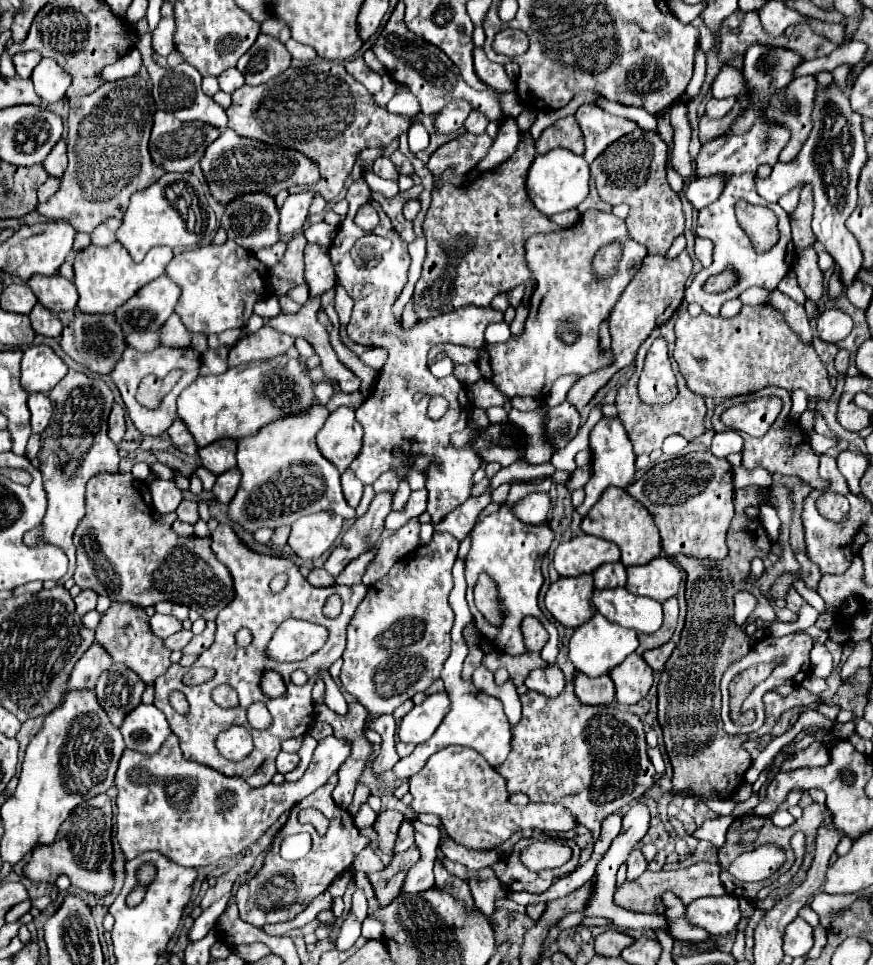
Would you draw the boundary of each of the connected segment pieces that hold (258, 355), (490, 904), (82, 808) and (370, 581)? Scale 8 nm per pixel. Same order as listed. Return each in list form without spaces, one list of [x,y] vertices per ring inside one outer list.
[[[264,325],[252,335],[244,335],[228,353],[228,367],[238,367],[242,363],[264,361],[284,355],[294,345],[294,337],[278,333],[276,329]]]
[[[448,859],[448,871],[460,879],[466,879],[466,883],[470,885],[470,891],[474,895],[474,901],[476,901],[476,907],[486,915],[490,917],[496,909],[494,909],[494,899],[496,897],[502,897],[508,893],[506,885],[502,885],[498,881],[498,877],[494,875],[494,871],[490,867],[484,867],[480,871],[474,871],[474,875],[460,863],[454,863]]]
[[[108,795],[92,797],[78,805],[58,831],[52,845],[38,845],[24,867],[24,877],[32,883],[56,883],[60,875],[68,875],[70,883],[94,897],[106,897],[114,887],[114,847],[112,847],[112,801]]]
[[[410,519],[408,525],[400,527],[392,537],[386,537],[380,541],[380,545],[376,549],[376,557],[372,559],[372,563],[364,571],[362,583],[366,587],[372,587],[378,579],[382,579],[386,575],[386,571],[398,559],[412,553],[418,547],[418,543],[420,543],[420,521]]]

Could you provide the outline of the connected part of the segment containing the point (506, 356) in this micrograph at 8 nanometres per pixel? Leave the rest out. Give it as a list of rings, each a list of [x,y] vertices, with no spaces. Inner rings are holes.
[[[596,209],[584,211],[580,215],[580,221],[570,229],[560,229],[556,233],[538,233],[538,235],[530,237],[526,241],[526,267],[530,269],[530,273],[536,281],[536,287],[530,297],[530,313],[528,313],[526,325],[520,335],[510,335],[510,339],[504,343],[496,343],[496,345],[484,343],[478,349],[476,367],[482,375],[482,379],[492,381],[496,385],[496,389],[508,397],[534,397],[538,401],[544,401],[548,397],[550,385],[556,381],[556,377],[562,377],[562,375],[584,377],[602,367],[608,367],[614,361],[614,355],[610,349],[606,349],[606,351],[600,349],[600,333],[598,333],[600,323],[608,319],[608,315],[612,313],[620,295],[624,293],[626,285],[632,281],[634,275],[638,273],[638,269],[642,267],[642,261],[646,255],[648,255],[648,251],[642,245],[628,239],[624,219],[618,219],[612,213],[604,213],[604,211],[596,211]],[[614,239],[618,239],[623,246],[622,257],[616,273],[610,279],[596,279],[588,269],[590,255],[594,255],[600,245],[606,245],[608,241],[614,241]]]

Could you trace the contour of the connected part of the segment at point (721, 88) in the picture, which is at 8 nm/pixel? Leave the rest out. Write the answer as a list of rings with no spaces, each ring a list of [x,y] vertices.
[[[724,67],[716,81],[712,83],[712,95],[718,99],[724,97],[742,97],[748,93],[748,83],[742,75],[742,71],[734,69],[734,67]]]

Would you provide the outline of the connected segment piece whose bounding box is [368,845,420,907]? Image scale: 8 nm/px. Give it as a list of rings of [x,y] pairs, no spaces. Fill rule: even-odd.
[[[412,845],[408,851],[400,853],[400,855],[394,855],[390,865],[384,867],[382,871],[378,873],[370,873],[368,879],[372,881],[374,885],[374,891],[376,891],[376,899],[380,903],[380,907],[386,907],[390,905],[398,895],[400,895],[400,889],[402,889],[402,883],[410,871],[410,867],[420,859],[420,851],[416,845]]]

